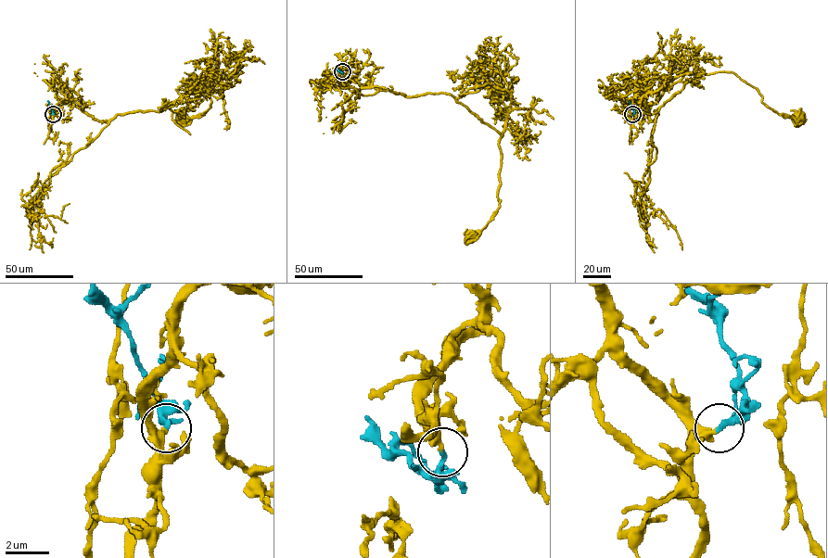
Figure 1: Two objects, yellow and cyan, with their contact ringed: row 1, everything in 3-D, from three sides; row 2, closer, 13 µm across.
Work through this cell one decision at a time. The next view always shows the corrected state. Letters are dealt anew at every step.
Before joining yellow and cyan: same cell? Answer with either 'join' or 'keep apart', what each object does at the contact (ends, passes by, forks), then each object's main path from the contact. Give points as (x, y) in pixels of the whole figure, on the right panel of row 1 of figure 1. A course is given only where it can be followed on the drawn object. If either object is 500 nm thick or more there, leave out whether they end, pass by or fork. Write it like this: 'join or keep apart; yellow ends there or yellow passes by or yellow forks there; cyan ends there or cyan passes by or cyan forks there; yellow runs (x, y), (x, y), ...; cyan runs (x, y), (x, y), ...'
join; yellow ends there; cyan ends there; yellow runs (632, 114), (626, 105), (646, 102), (655, 120), (655, 110), (696, 75), (730, 71), (768, 107), (797, 117); cyan runs (632, 114), (629, 100)

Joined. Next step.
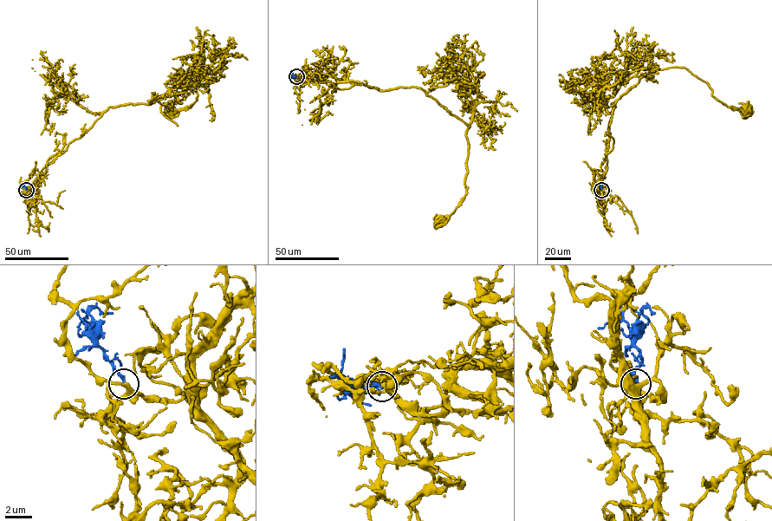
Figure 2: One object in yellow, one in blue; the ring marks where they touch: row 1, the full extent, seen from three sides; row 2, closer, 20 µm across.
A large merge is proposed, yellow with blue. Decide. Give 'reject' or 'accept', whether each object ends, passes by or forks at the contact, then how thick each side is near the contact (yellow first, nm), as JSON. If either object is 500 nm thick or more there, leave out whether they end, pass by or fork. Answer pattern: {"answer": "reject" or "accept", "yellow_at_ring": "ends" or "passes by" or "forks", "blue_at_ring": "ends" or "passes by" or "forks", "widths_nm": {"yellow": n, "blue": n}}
{"answer": "reject", "yellow_at_ring": "forks", "blue_at_ring": "passes by", "widths_nm": {"yellow": 240, "blue": 140}}

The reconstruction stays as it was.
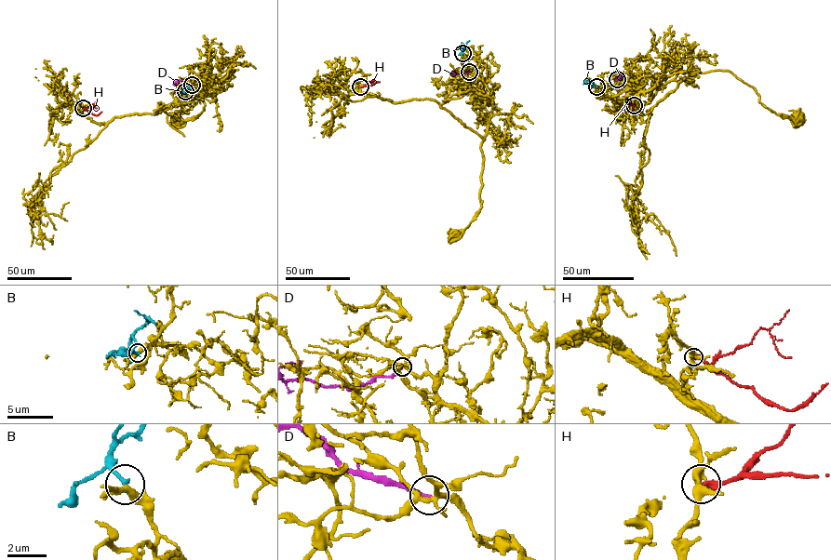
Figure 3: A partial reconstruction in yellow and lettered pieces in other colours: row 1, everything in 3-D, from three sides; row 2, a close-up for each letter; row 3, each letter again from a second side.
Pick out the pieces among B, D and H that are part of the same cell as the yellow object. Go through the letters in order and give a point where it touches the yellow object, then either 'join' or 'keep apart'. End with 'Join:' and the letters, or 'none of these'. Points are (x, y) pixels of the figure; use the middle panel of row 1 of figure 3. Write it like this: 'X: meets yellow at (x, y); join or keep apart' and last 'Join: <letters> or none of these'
B: meets yellow at (462, 53); join
D: meets yellow at (469, 72); keep apart
H: meets yellow at (360, 86); keep apart
Join: B

